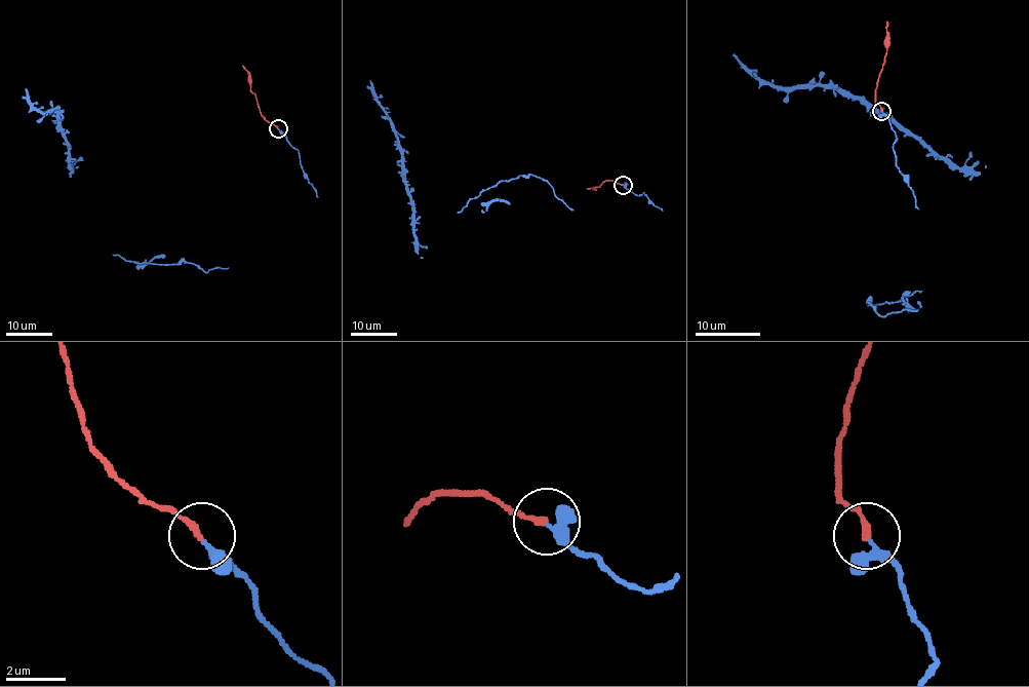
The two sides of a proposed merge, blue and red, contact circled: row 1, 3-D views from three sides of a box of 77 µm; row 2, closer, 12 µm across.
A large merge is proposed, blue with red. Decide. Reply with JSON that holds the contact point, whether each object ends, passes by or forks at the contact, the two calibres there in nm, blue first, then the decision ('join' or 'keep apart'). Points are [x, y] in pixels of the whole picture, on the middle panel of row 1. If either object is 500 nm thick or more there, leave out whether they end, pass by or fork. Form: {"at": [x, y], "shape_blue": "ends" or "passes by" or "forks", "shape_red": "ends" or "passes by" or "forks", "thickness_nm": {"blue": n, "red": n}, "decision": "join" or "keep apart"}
{"at": [623, 185], "shape_blue": "passes by", "shape_red": "ends", "thickness_nm": {"blue": 240, "red": 200}, "decision": "join"}

